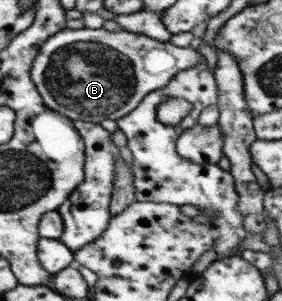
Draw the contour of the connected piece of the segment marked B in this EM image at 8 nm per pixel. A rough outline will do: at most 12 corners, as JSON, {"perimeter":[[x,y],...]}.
{"perimeter":[[64,27],[29,78],[47,108],[101,123],[203,62],[124,29]]}

